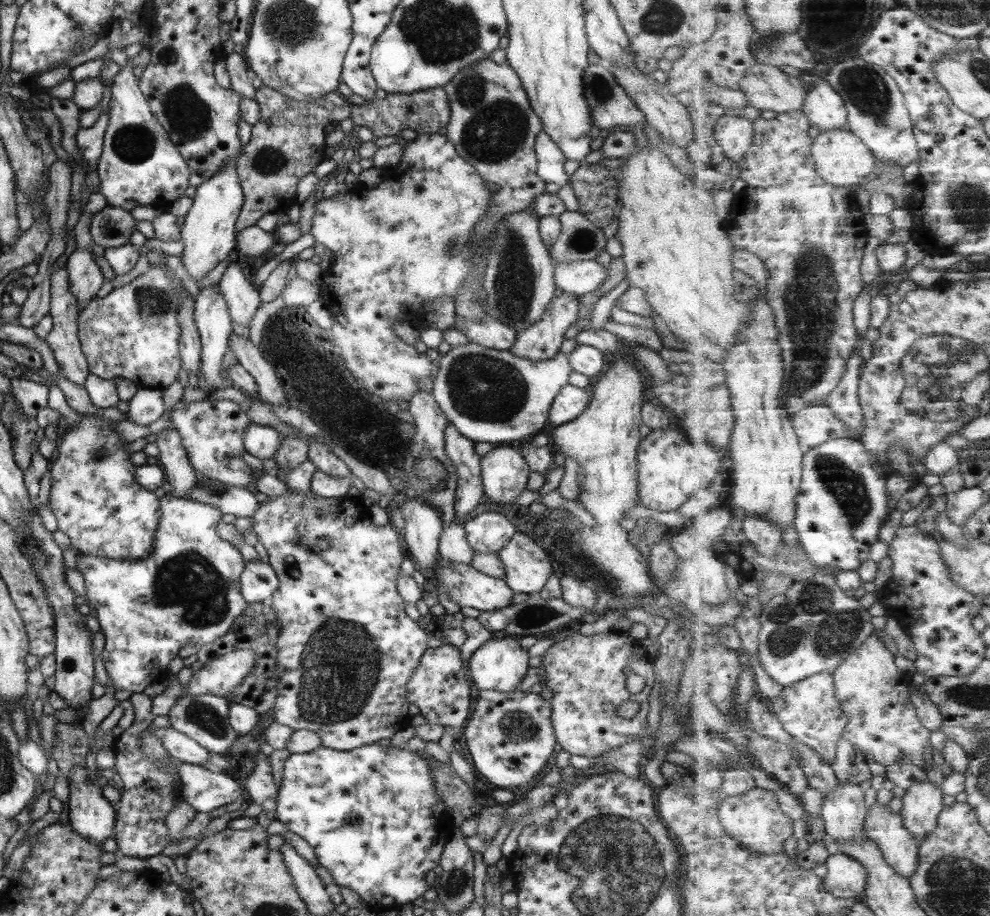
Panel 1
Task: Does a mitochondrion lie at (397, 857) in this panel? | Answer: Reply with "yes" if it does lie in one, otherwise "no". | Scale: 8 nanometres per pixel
no

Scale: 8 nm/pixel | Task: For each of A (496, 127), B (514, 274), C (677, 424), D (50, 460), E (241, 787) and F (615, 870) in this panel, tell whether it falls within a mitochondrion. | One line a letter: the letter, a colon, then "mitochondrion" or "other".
A: mitochondrion
B: mitochondrion
C: other
D: other
E: other
F: mitochondrion

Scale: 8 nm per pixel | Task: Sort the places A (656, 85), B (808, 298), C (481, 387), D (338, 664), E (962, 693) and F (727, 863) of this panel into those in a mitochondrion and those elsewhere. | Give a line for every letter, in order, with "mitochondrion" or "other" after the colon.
A: other
B: mitochondrion
C: mitochondrion
D: mitochondrion
E: mitochondrion
F: mitochondrion

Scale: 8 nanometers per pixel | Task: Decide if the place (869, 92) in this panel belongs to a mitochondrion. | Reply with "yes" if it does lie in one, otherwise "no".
yes

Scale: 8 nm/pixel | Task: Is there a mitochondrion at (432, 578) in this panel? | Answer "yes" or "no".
no

